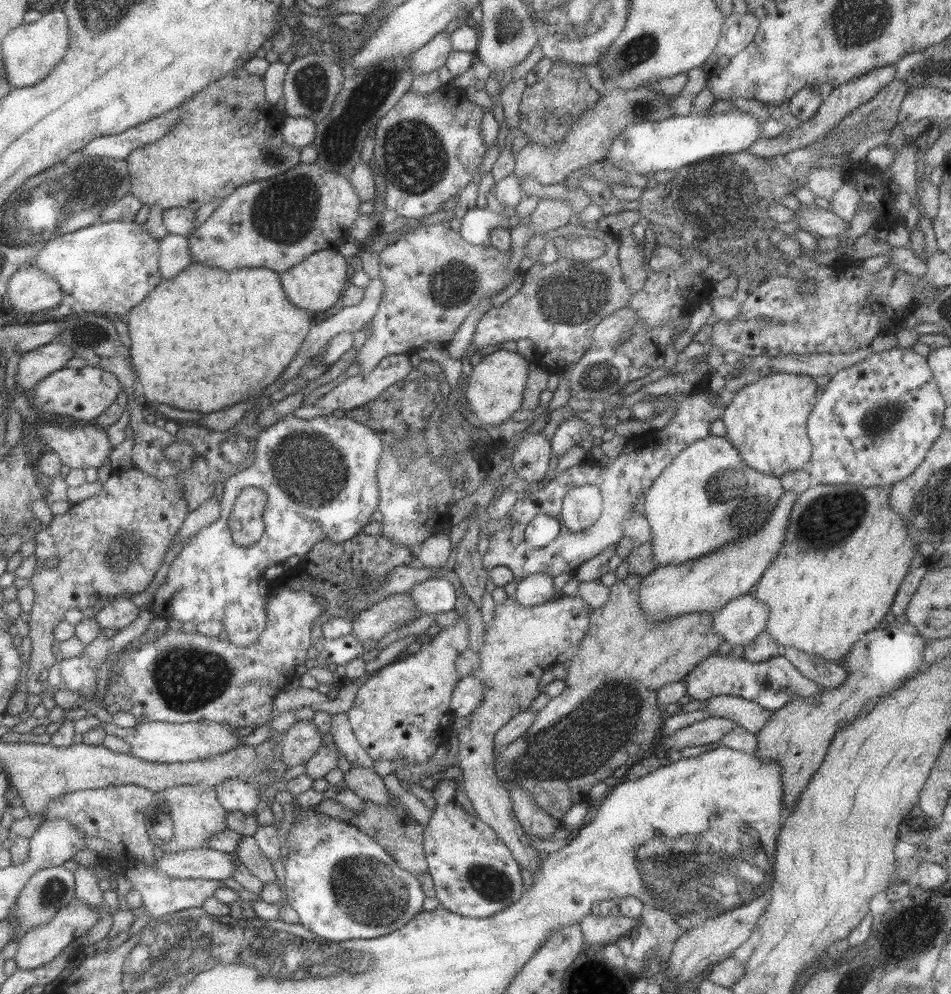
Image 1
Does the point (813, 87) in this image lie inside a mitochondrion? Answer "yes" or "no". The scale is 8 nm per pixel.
no

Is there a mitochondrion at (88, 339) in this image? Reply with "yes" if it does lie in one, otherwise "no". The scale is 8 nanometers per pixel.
yes

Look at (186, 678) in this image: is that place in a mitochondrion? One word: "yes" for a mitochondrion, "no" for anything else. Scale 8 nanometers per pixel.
yes

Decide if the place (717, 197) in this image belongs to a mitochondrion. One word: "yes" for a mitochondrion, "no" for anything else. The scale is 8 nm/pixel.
yes

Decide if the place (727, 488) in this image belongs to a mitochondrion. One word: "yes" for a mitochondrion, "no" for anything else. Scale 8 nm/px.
yes

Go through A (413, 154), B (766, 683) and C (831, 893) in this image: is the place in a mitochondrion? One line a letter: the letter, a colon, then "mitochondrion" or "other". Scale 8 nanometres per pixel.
A: mitochondrion
B: mitochondrion
C: other

